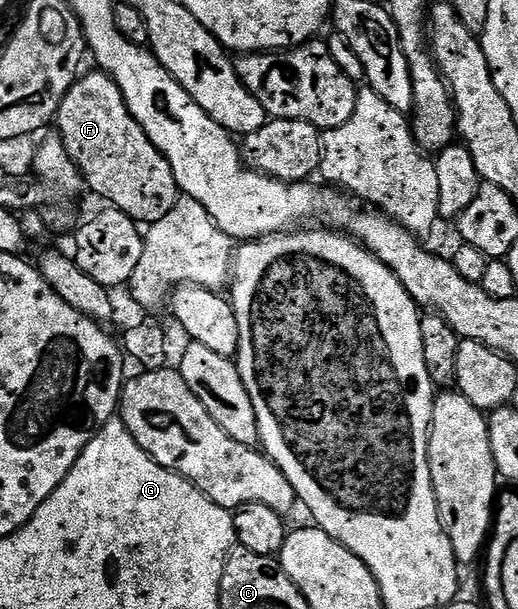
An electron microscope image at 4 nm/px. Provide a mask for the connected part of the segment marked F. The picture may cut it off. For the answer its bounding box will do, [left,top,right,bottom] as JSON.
[56,72,178,223]

